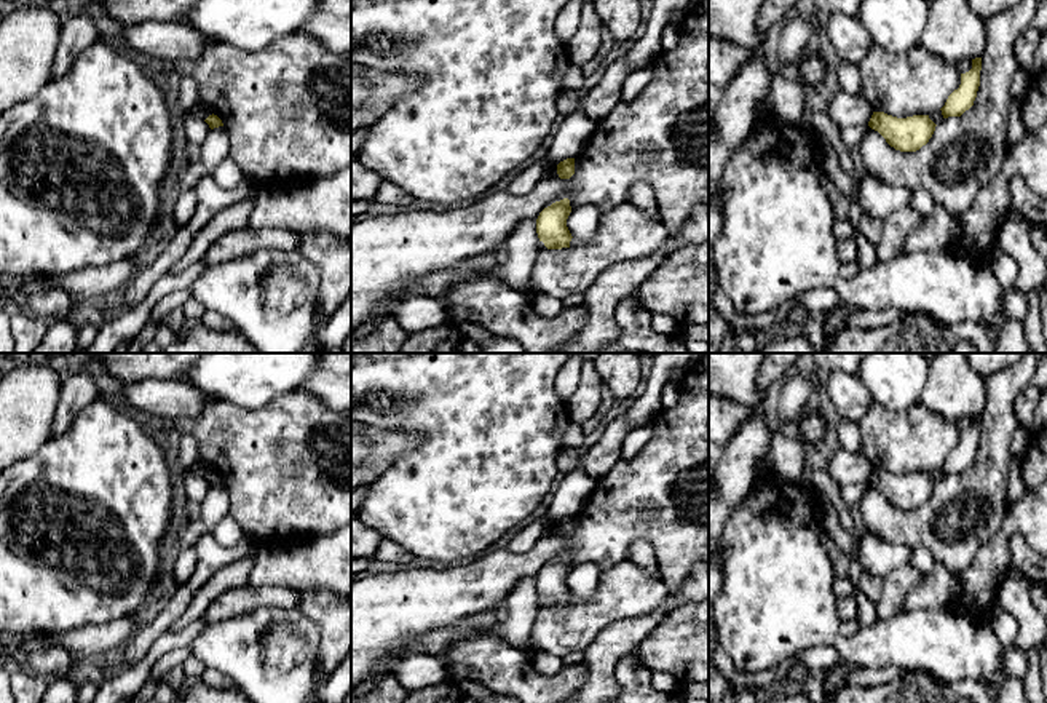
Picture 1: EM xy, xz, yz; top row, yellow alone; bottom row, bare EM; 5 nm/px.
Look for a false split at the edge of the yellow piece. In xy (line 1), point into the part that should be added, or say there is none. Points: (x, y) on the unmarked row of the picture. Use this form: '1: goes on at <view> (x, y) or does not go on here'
1: does not go on here

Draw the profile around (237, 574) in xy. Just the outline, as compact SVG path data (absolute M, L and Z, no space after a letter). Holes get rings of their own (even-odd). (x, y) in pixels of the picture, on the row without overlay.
M257 553L235 561L215 574L195 593L184 615L171 626L169 633L180 633L187 625L203 617L209 604L217 599L225 590L241 588L249 585L249 575L254 569Z

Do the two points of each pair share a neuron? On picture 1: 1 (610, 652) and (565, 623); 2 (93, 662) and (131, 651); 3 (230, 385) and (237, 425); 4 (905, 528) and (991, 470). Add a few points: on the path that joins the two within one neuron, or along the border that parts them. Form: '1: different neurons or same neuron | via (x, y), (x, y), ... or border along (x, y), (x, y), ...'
1: different neurons | border along (624, 619), (612, 622), (583, 651)
2: different neurons | border along (115, 654), (117, 668)
3: different neurons | border along (211, 400), (251, 408), (270, 401)
4: same neuron | via (926, 516), (964, 488), (971, 488)

